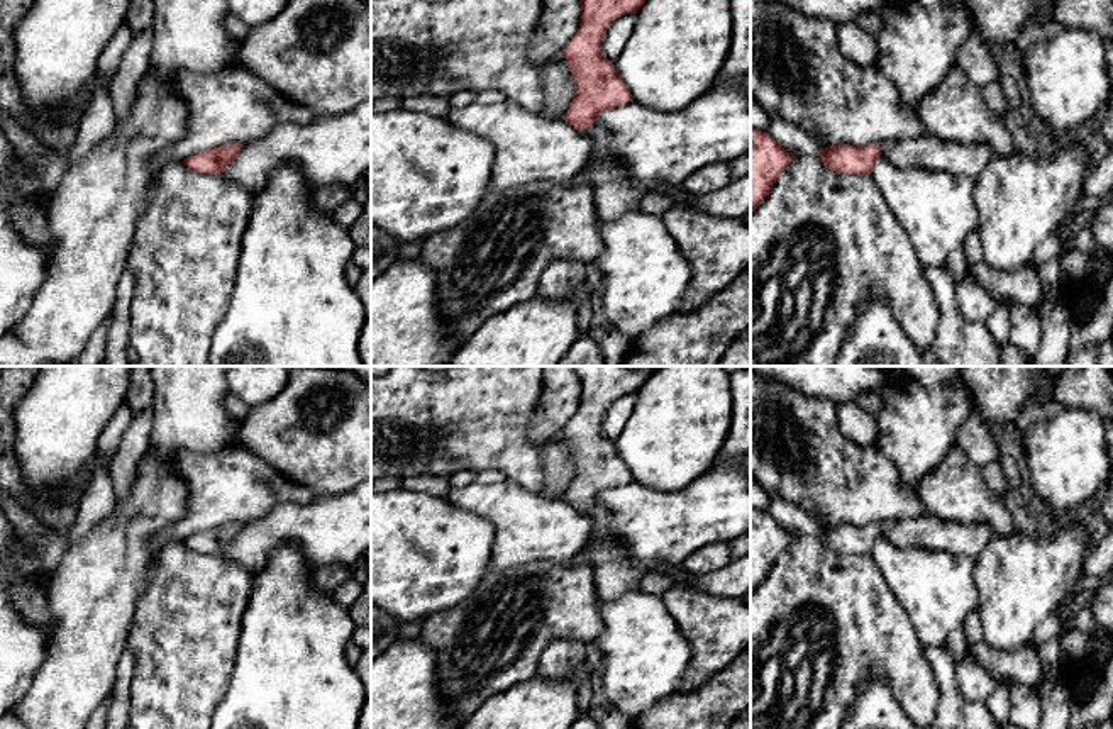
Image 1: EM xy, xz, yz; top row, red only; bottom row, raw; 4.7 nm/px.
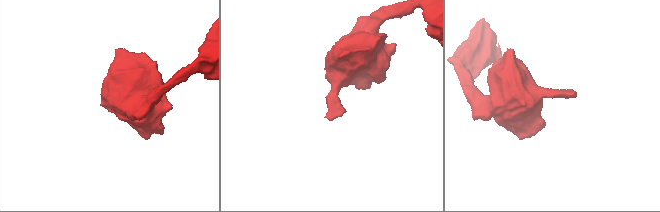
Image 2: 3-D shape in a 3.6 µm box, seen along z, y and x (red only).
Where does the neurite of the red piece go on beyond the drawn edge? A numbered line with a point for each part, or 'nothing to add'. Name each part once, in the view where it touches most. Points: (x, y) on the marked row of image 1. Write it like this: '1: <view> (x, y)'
1: yz (927, 151)

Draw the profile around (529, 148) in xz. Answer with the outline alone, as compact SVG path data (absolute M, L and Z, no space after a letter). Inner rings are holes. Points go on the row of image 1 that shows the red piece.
M512 100L449 109L447 120L495 146L490 192L507 192L535 181L571 181L591 159L591 136L564 119L551 120Z

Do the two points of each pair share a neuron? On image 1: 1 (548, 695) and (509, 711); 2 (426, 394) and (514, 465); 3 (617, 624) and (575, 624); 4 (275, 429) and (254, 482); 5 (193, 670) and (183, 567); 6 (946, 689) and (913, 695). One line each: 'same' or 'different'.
1: same
2: same
3: different
4: different
5: same
6: different

